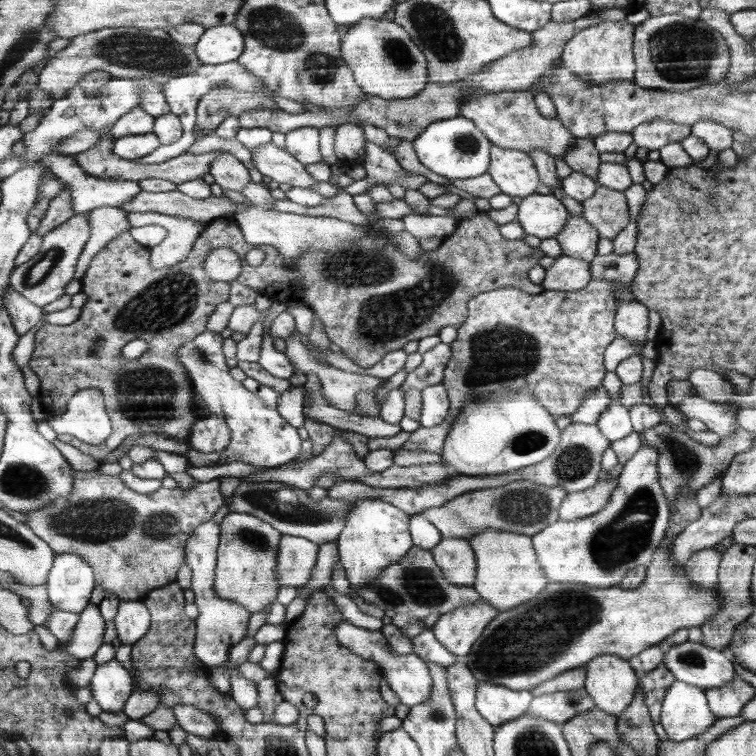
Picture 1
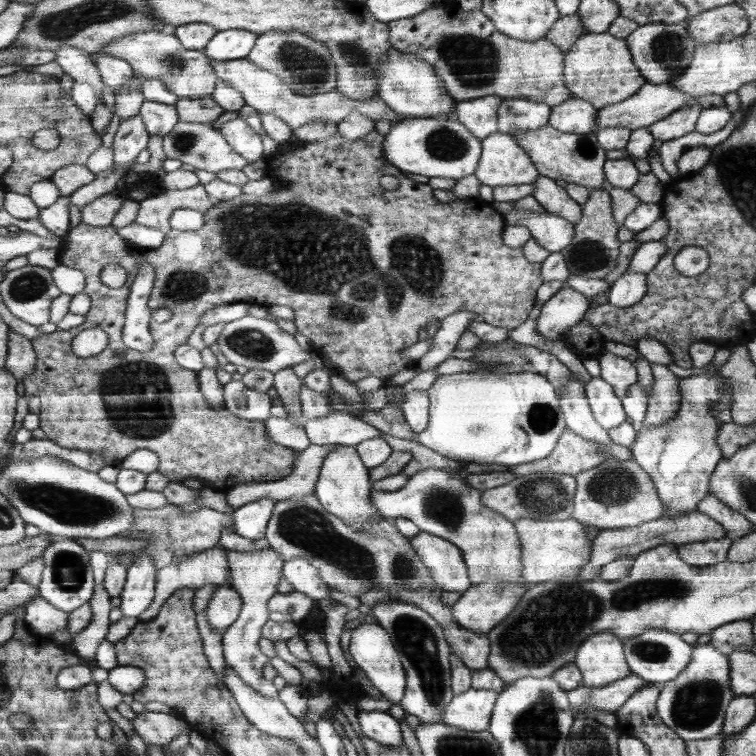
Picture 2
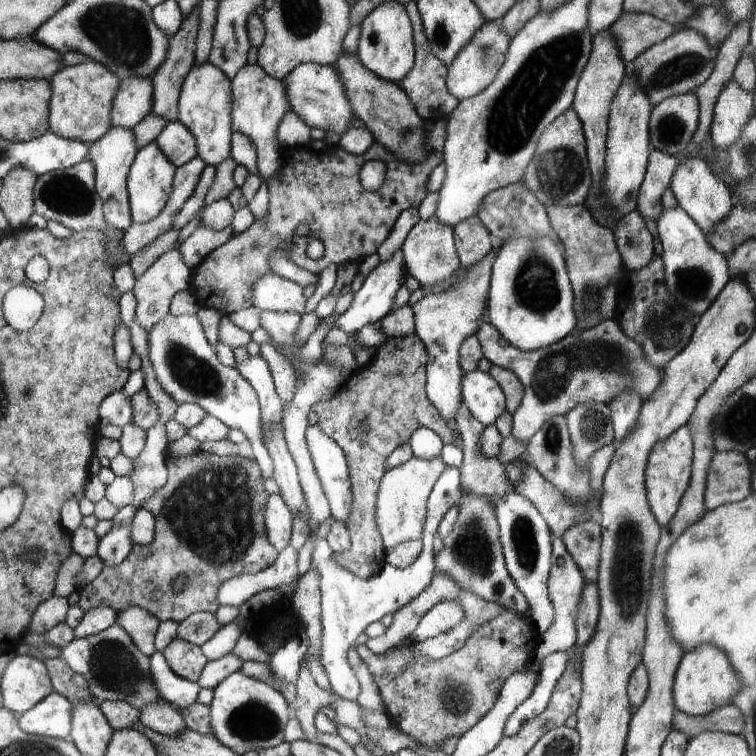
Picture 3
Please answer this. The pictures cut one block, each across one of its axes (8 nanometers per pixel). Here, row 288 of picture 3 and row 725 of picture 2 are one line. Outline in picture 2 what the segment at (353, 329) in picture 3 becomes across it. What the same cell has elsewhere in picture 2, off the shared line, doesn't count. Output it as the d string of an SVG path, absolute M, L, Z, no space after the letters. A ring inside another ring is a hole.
M360 710L357 723L364 736L379 744L392 748L400 748L404 745L400 724L387 711Z

